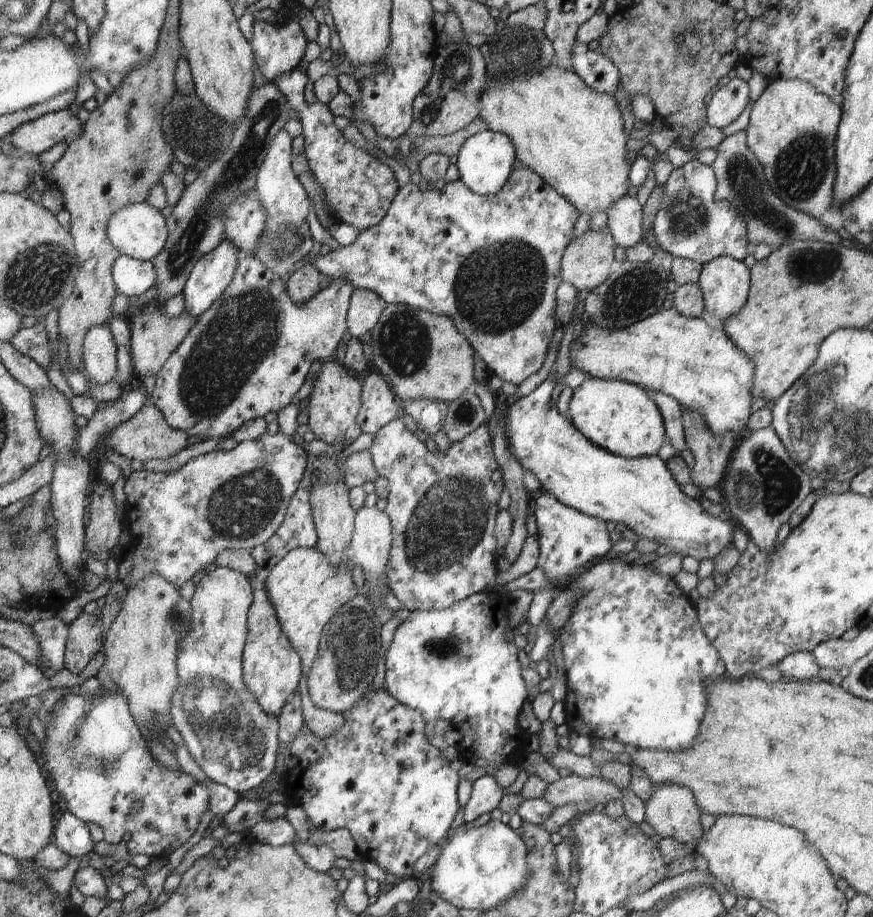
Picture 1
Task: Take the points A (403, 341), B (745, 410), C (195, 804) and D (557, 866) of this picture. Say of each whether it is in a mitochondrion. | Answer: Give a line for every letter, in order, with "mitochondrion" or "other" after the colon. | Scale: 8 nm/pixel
A: mitochondrion
B: other
C: other
D: other

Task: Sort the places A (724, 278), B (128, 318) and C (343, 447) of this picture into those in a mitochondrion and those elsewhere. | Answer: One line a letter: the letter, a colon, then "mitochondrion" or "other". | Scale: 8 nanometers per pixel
A: other
B: other
C: other

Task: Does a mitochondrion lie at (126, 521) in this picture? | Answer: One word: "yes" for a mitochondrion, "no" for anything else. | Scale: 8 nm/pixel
no

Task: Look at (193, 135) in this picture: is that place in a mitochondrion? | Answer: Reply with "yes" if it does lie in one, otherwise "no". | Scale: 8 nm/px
yes

